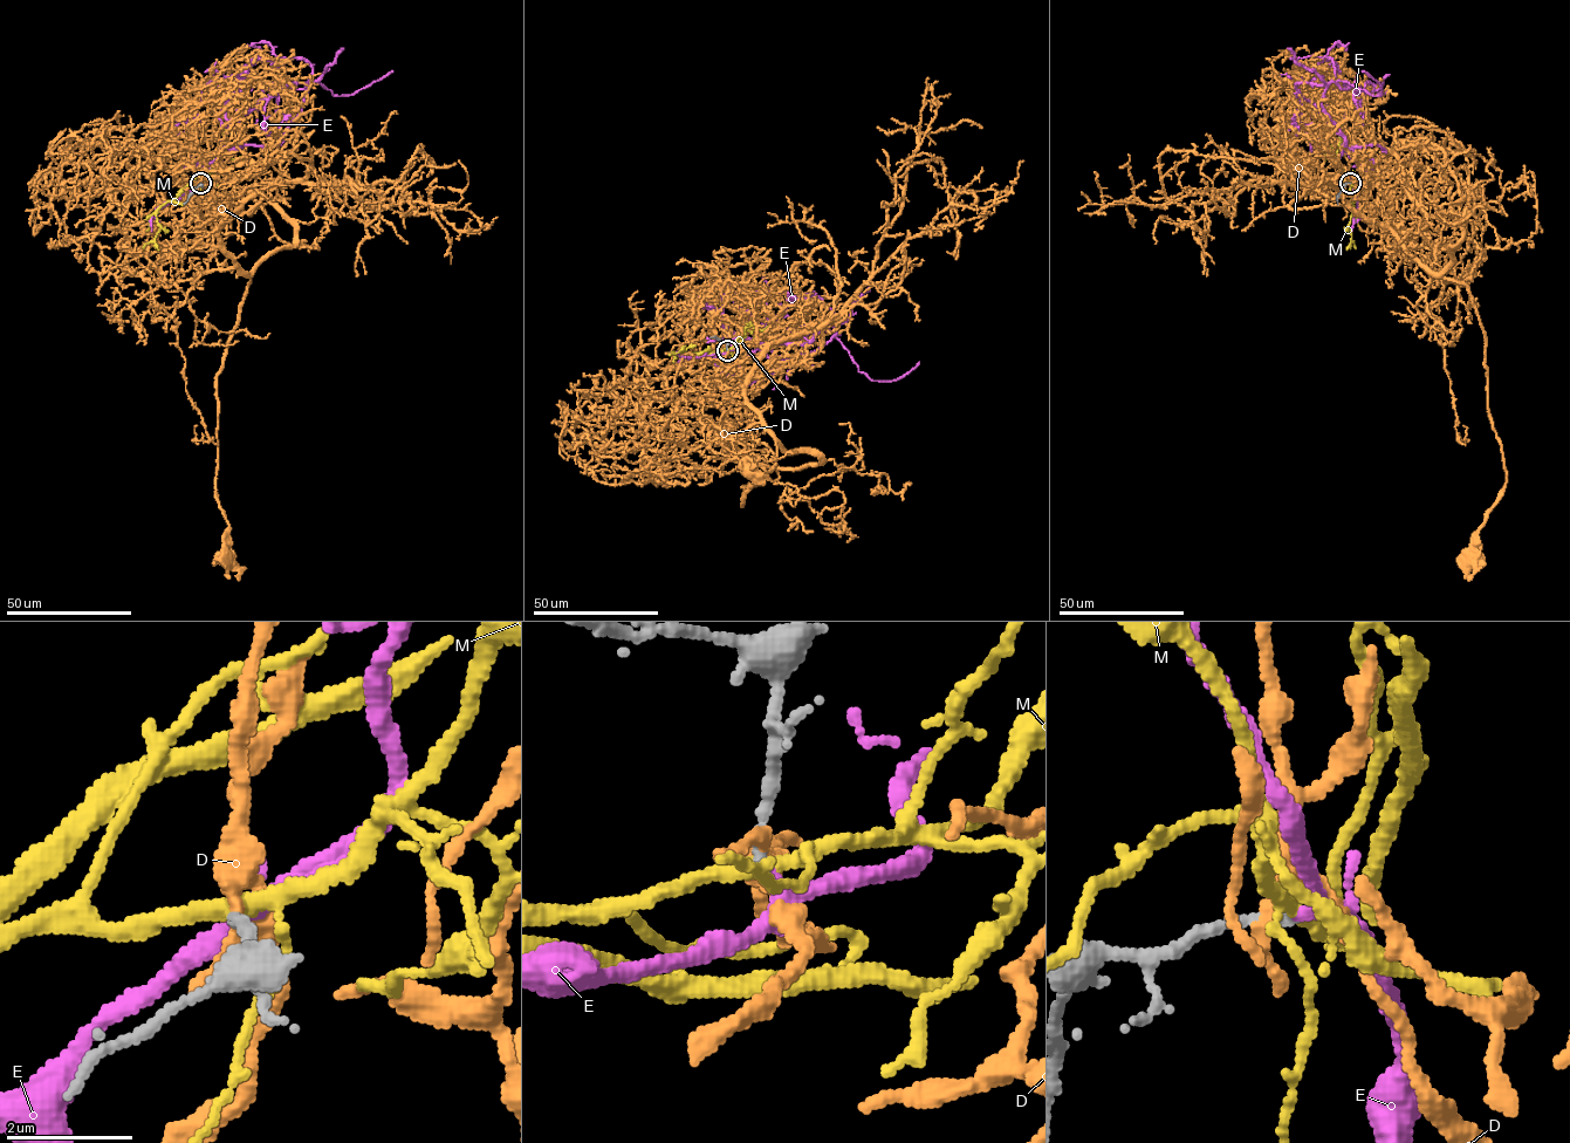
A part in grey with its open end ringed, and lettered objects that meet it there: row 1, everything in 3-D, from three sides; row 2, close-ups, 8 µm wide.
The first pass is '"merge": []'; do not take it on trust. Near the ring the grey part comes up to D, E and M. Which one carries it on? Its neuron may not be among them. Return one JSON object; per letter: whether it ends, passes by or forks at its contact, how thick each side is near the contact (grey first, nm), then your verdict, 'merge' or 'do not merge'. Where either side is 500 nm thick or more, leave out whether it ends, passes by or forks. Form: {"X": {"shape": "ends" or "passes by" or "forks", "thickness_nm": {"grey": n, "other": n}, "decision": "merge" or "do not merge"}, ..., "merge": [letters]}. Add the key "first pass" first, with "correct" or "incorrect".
{"first pass": "incorrect", "D": {"shape": "forks", "thickness_nm": {"grey": 200, "other": 240}, "decision": "do not merge"}, "E": {"shape": "forks", "thickness_nm": {"grey": 180, "other": 180}, "decision": "merge"}, "M": {"shape": "forks", "thickness_nm": {"grey": 190, "other": 220}, "decision": "do not merge"}, "merge": ["E"]}

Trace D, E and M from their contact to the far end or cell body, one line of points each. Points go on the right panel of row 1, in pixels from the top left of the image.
D: (1349, 183), (1339, 100), (1397, 158), (1378, 184), (1389, 228), (1466, 286), (1485, 335), (1505, 488), (1471, 556)
E: (1350, 183), (1337, 159), (1345, 138), (1322, 105), (1330, 59), (1344, 88), (1330, 87), (1308, 122), (1294, 120)
M: (1349, 183), (1353, 209), (1348, 228), (1356, 248)

